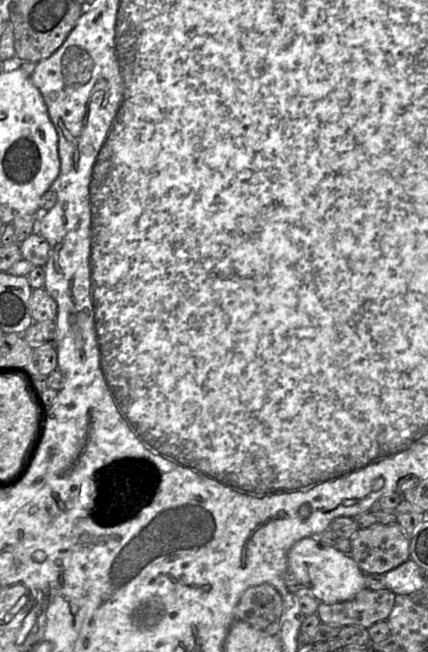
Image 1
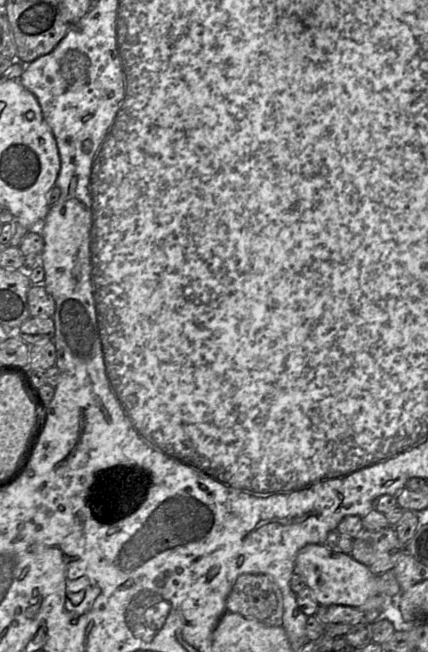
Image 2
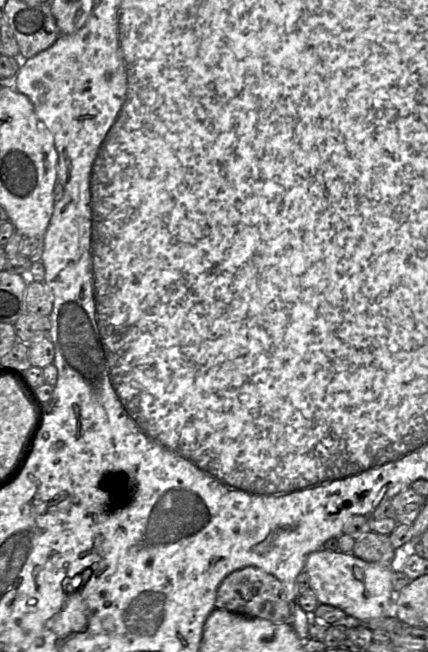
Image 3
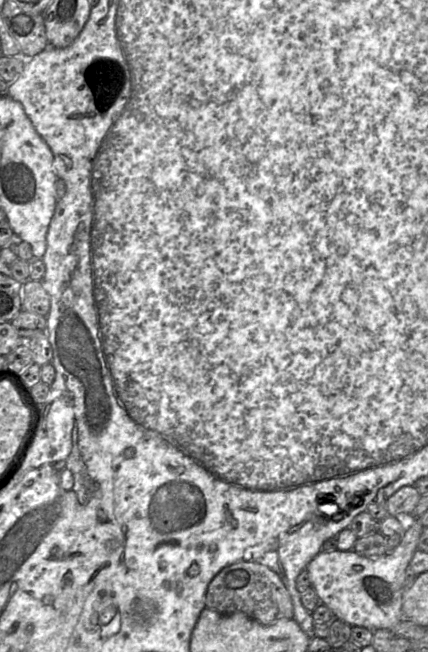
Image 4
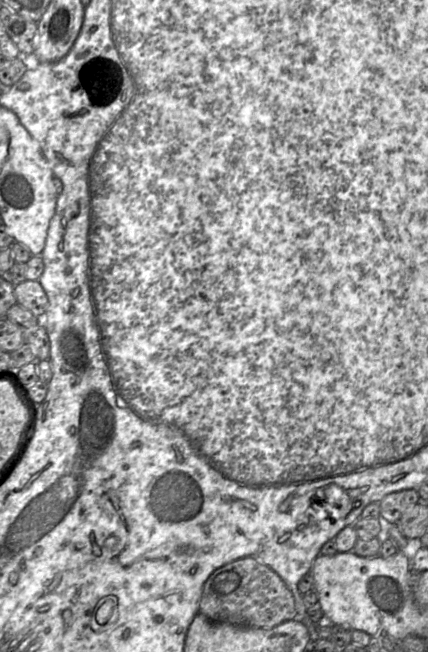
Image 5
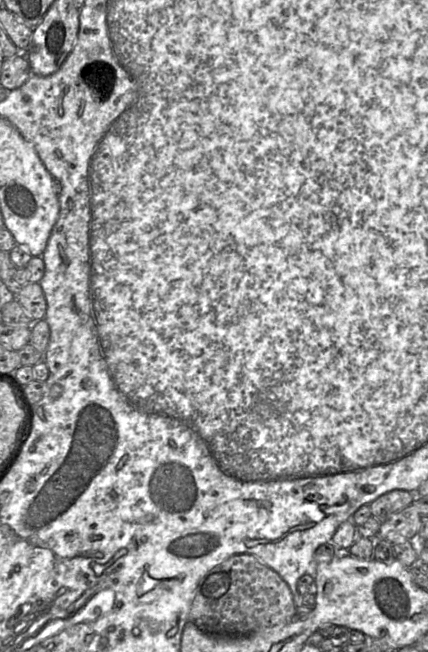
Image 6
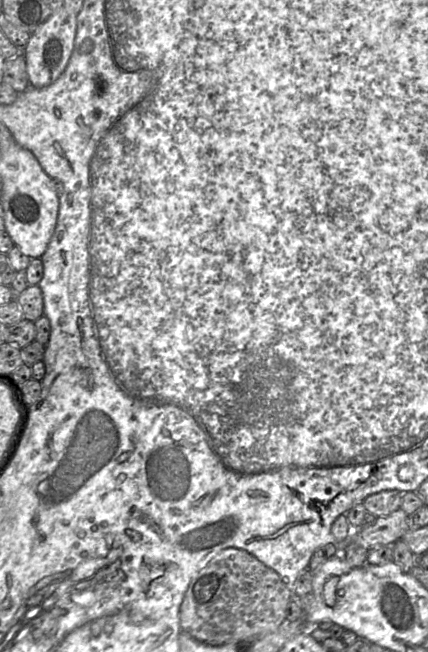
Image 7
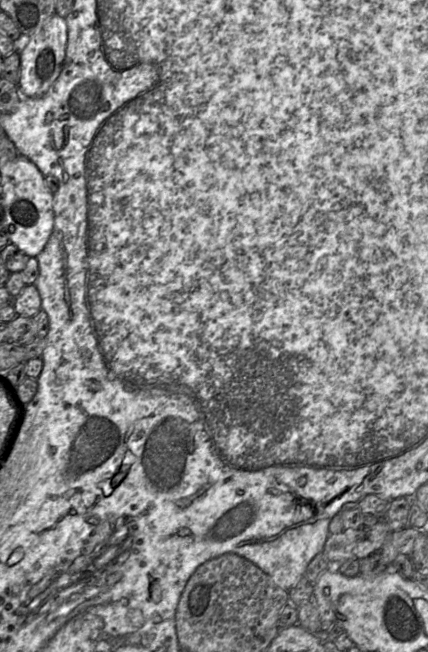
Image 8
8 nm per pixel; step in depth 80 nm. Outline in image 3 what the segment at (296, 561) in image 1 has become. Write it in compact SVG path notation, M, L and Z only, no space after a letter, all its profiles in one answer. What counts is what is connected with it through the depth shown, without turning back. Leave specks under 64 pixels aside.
M321 548L310 553L304 571L310 579L310 588L320 604L328 604L343 610L348 616L370 620L382 616L394 616L393 570L390 565L367 562L352 553L330 551Z

